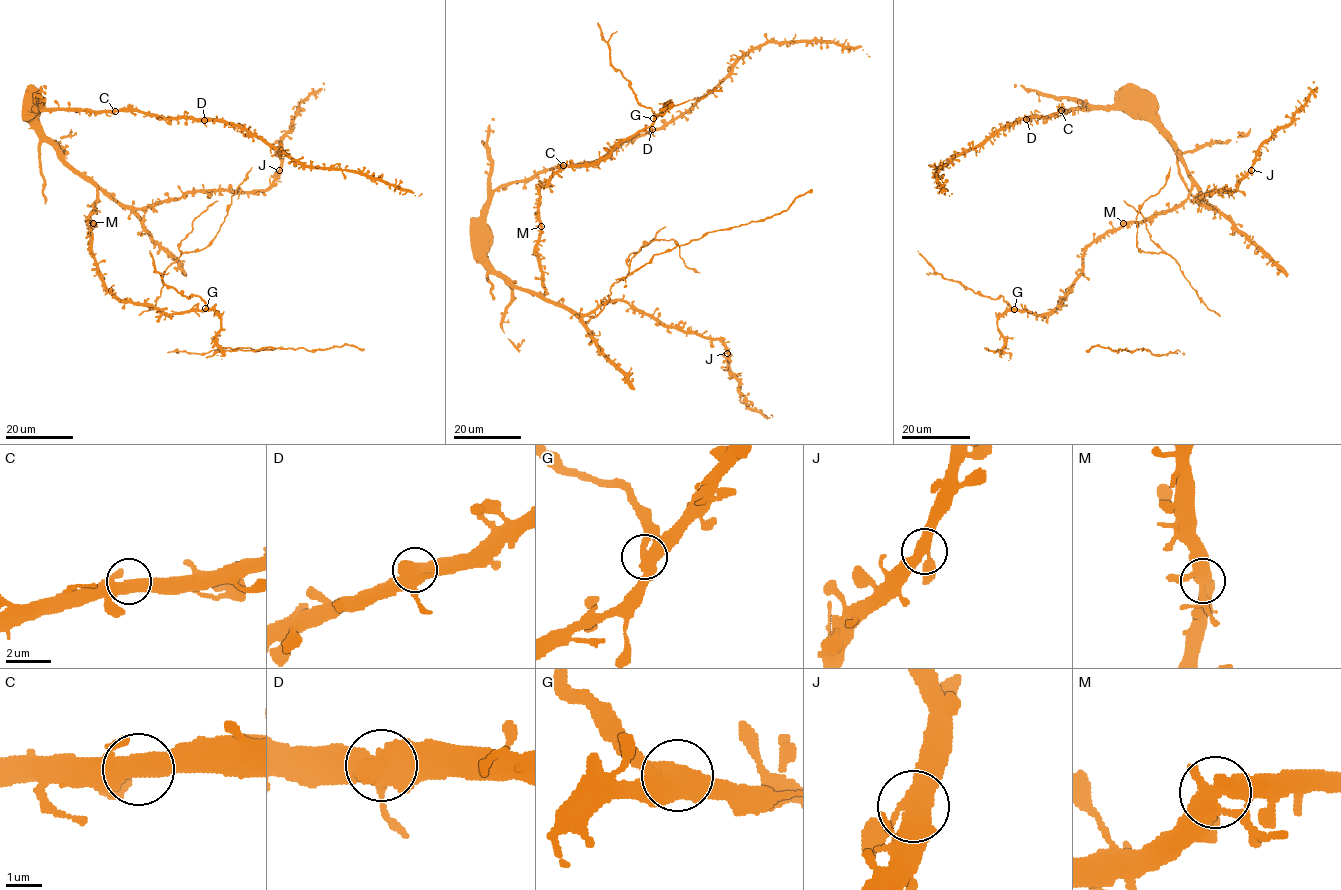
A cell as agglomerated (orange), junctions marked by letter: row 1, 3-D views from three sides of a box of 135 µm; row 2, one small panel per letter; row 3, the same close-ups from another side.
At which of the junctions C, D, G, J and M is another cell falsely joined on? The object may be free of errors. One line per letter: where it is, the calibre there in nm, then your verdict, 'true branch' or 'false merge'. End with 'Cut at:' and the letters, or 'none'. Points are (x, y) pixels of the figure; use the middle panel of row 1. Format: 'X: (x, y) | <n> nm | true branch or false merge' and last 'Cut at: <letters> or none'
C: (563, 165) | 440 nm | true branch
D: (652, 129) | 550 nm | true branch
G: (653, 118) | 480 nm | false merge
J: (727, 353) | 440 nm | true branch
M: (541, 226) | 480 nm | true branch
Cut at: G

